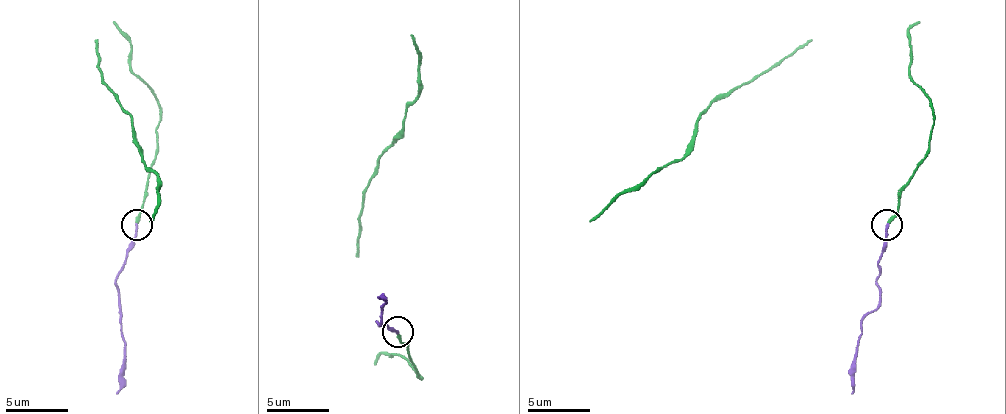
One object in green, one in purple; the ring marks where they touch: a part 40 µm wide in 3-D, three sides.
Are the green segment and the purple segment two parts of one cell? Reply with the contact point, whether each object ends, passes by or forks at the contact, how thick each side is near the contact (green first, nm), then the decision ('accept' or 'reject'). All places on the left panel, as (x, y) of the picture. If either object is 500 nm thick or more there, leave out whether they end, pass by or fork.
at (137, 225); green ends there; purple ends there; 240 nm thick on the green side, 190 nm on the other; reject

